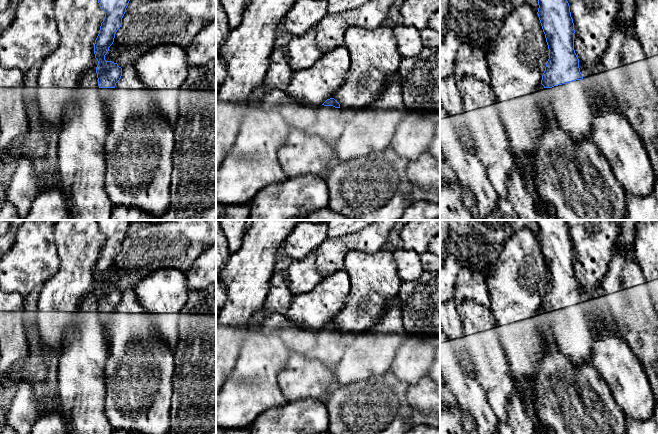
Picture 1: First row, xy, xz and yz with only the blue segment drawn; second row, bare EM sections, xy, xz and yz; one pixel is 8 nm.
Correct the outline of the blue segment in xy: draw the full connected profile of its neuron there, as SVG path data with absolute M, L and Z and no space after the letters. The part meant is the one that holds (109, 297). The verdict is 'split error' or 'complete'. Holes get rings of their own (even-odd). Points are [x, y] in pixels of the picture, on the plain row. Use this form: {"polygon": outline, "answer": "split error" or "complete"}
{"polygon": "M96 220L99 230L105 236L99 258L94 268L94 278L98 285L96 297L99 312L115 312L122 300L122 292L117 287L106 285L105 279L113 268L115 258L122 249L122 242L131 220Z", "answer": "complete"}

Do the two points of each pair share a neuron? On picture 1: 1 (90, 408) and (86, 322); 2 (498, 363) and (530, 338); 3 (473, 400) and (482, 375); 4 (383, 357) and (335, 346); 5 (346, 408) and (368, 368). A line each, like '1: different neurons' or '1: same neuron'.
1: same neuron
2: different neurons
3: different neurons
4: different neurons
5: different neurons

